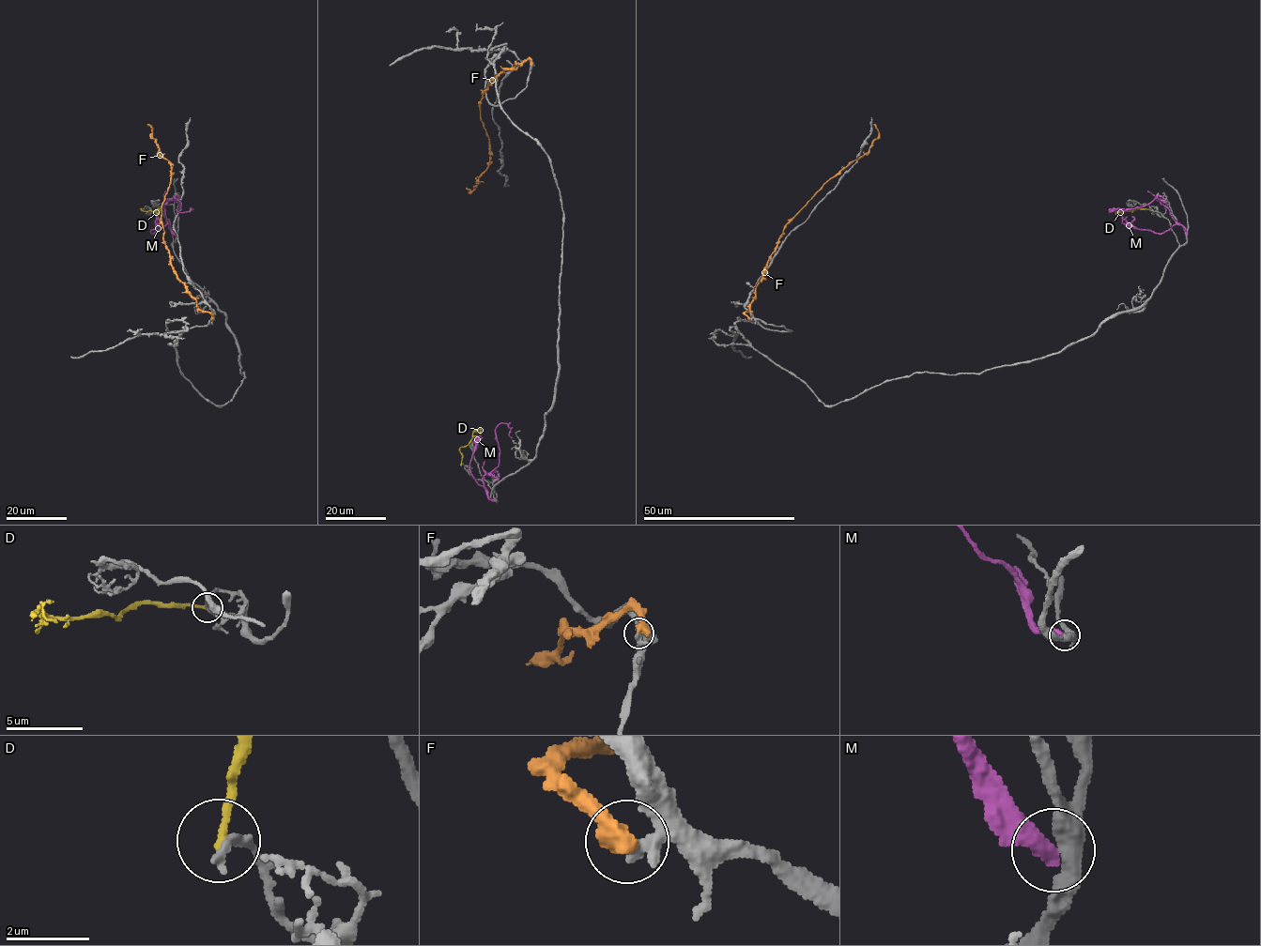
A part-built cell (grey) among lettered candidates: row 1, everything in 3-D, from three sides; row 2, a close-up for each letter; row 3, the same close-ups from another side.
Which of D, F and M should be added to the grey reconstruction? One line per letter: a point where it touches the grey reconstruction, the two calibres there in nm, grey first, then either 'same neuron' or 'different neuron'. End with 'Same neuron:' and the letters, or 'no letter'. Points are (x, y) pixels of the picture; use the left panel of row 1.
D: meets grey at (142, 209); 260 nm thick on the grey side, 200 nm on the other; different neuron
F: meets grey at (211, 318); 440 nm thick on the grey side, 600 nm on the other; different neuron
M: meets grey at (176, 235); 400 nm thick on the grey side, 400 nm on the other; different neuron
Same neuron: no letter

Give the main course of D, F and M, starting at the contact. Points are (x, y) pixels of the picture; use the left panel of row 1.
D: (142, 209), (161, 212)
F: (211, 318), (171, 264), (161, 205), (171, 164), (160, 154), (147, 124)
M: (176, 235), (166, 219), (164, 205), (176, 198), (181, 206), (176, 210), (186, 212), (193, 208)

